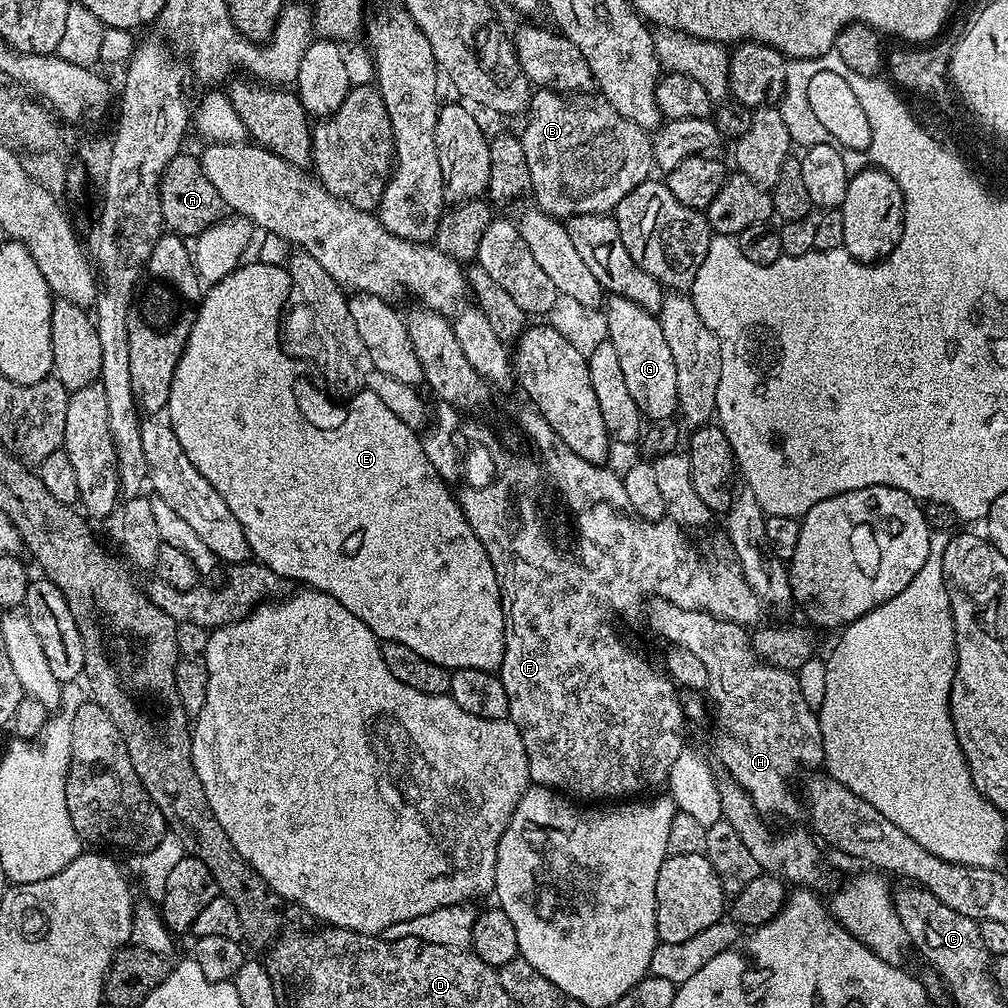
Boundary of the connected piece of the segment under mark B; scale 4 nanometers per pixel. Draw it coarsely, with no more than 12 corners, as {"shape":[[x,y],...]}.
{"shape":[[537,87],[520,136],[535,207],[611,213],[654,172],[609,104]]}

